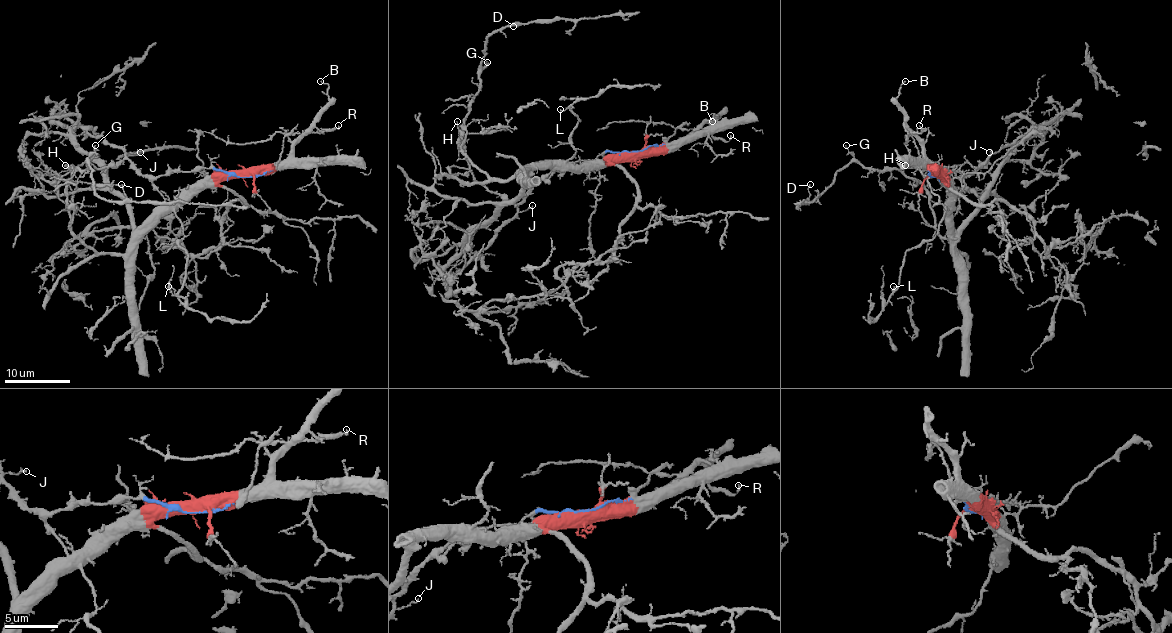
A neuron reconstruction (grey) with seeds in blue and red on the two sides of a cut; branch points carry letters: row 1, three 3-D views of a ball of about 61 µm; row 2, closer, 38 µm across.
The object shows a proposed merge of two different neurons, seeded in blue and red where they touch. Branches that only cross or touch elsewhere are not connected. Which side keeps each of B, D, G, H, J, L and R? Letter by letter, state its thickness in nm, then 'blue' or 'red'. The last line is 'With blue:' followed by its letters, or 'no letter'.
B: 120 nm | red
D: 150 nm | red
G: 110 nm | red
H: 130 nm | blue
J: 130 nm | blue
L: 130 nm | red
R: 110 nm | red
With blue: H, J

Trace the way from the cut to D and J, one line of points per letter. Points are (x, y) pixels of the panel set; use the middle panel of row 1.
D: (635, 151), (507, 179), (489, 179), (462, 151), (458, 140), (478, 91), (484, 42), (514, 25)
J: (635, 151), (600, 153), (594, 159), (569, 161), (560, 171), (545, 176), (517, 207), (524, 212), (532, 205)

